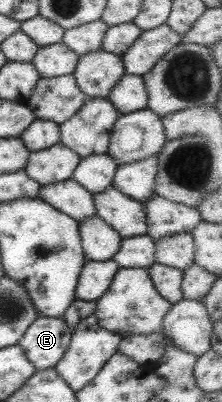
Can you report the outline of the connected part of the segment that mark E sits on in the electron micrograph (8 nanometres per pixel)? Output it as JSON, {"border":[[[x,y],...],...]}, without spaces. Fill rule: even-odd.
{"border":[[[37,317],[18,339],[22,350],[35,371],[53,368],[68,350],[71,330],[61,318]]]}

